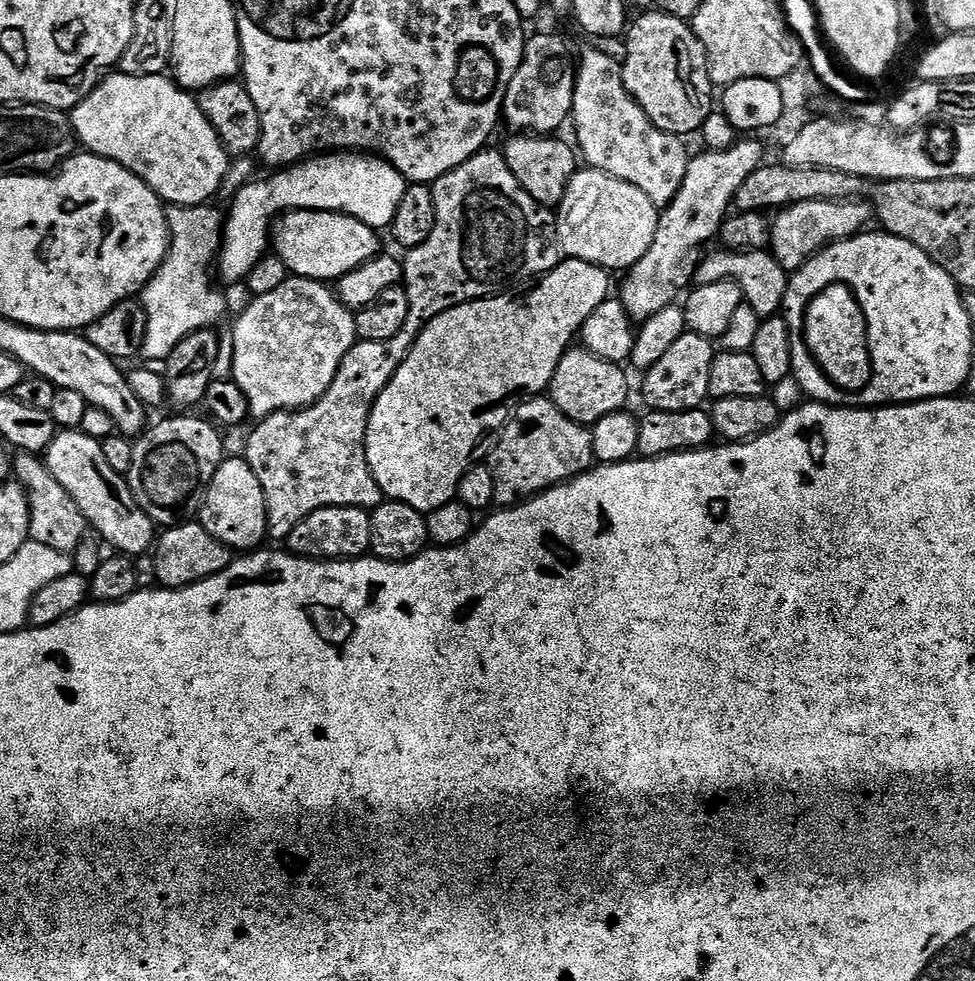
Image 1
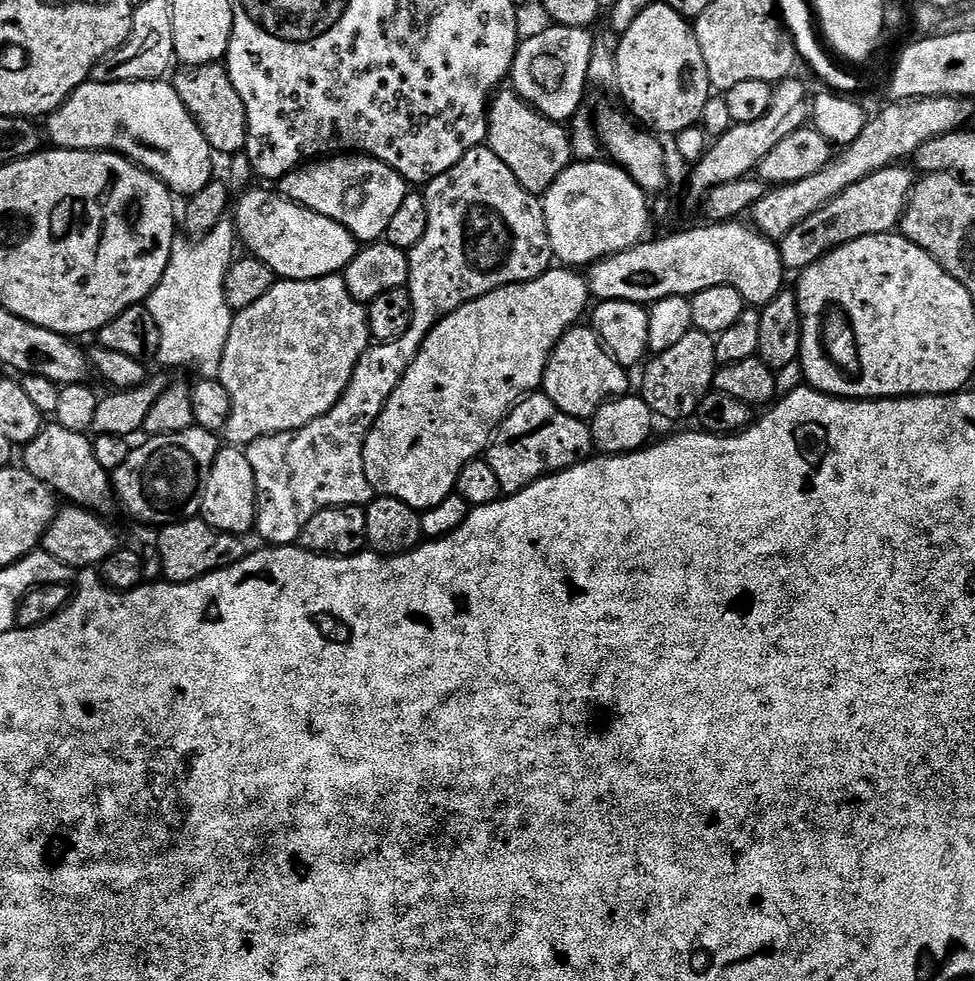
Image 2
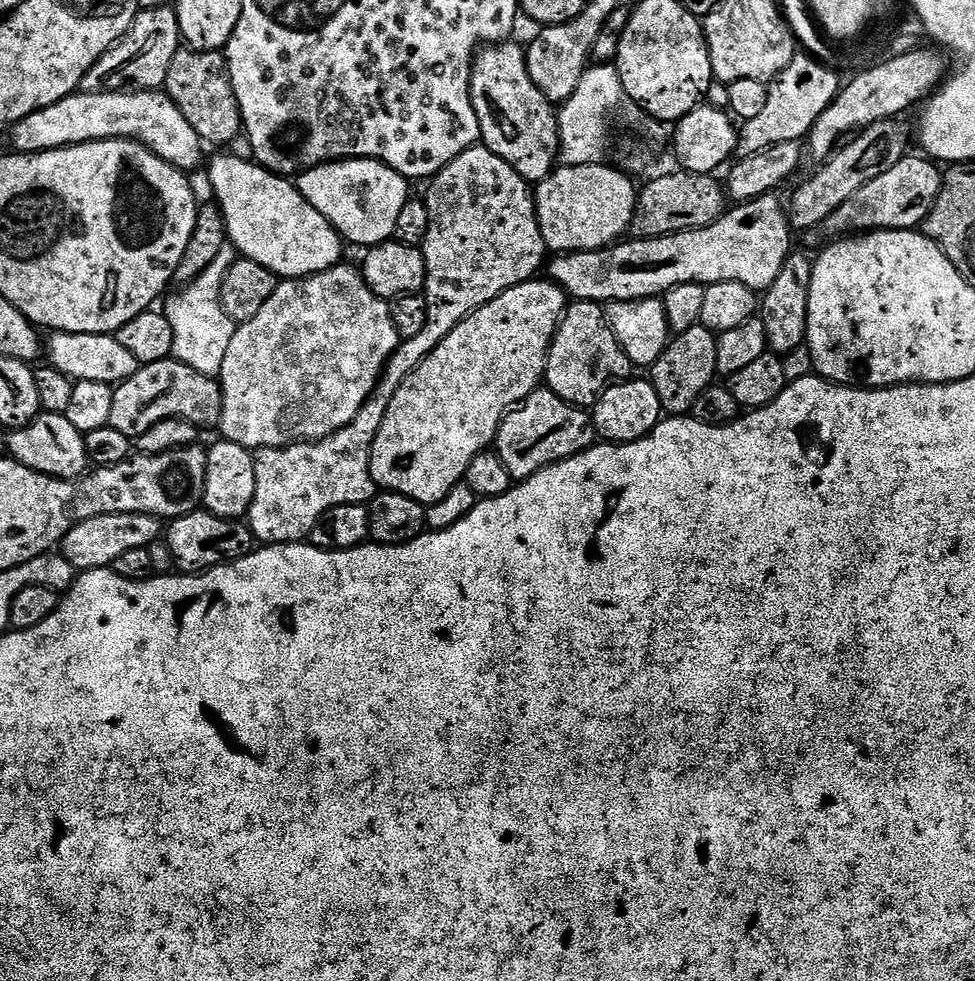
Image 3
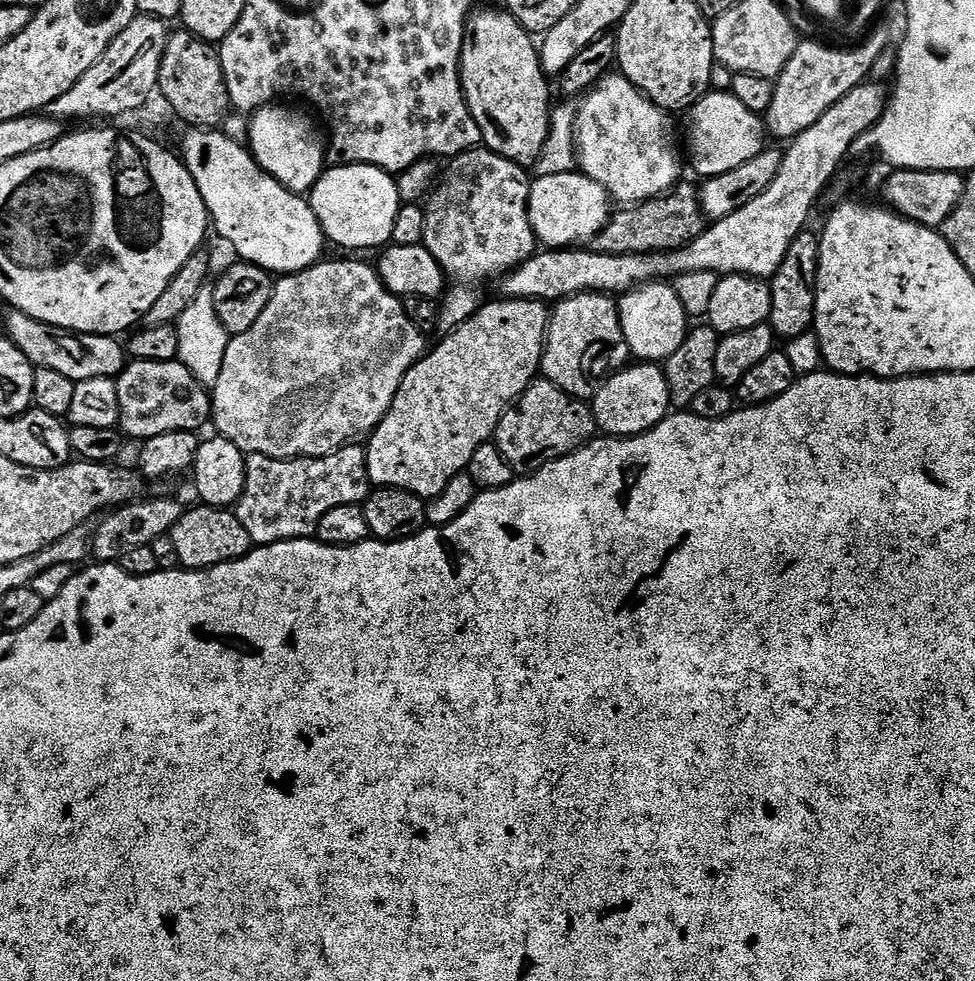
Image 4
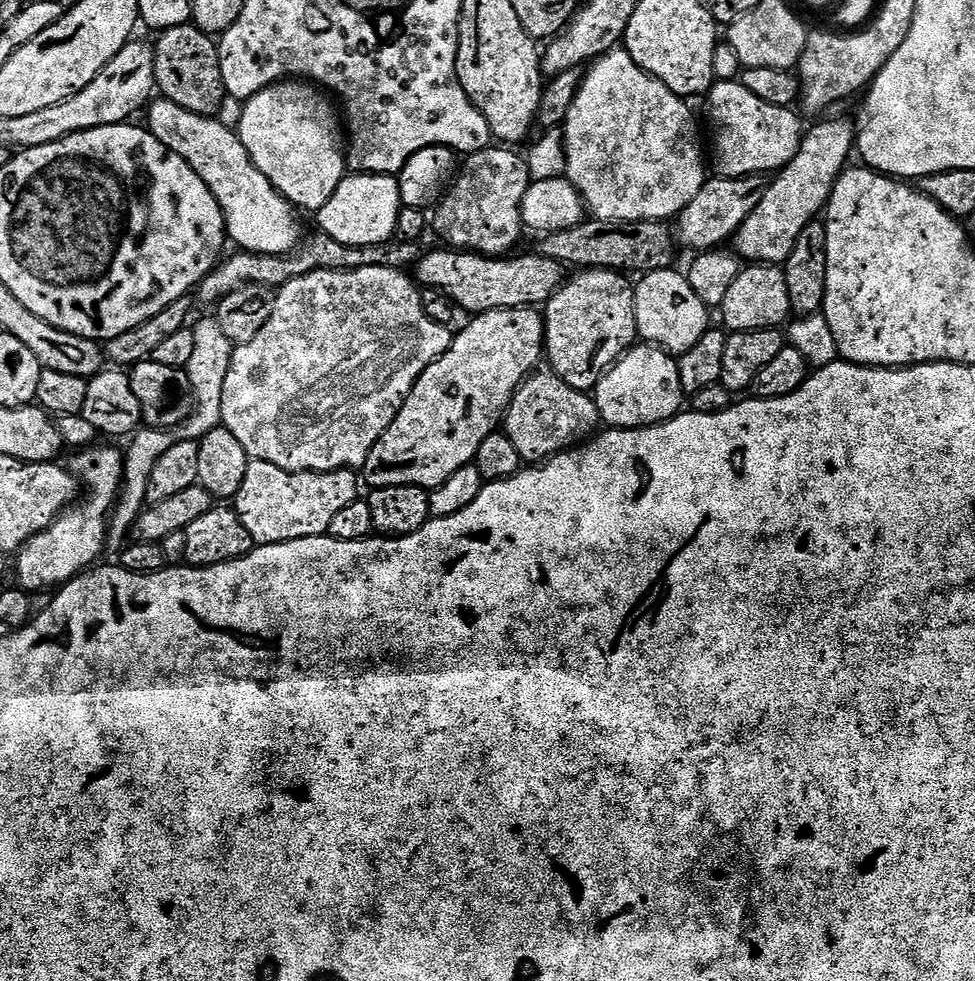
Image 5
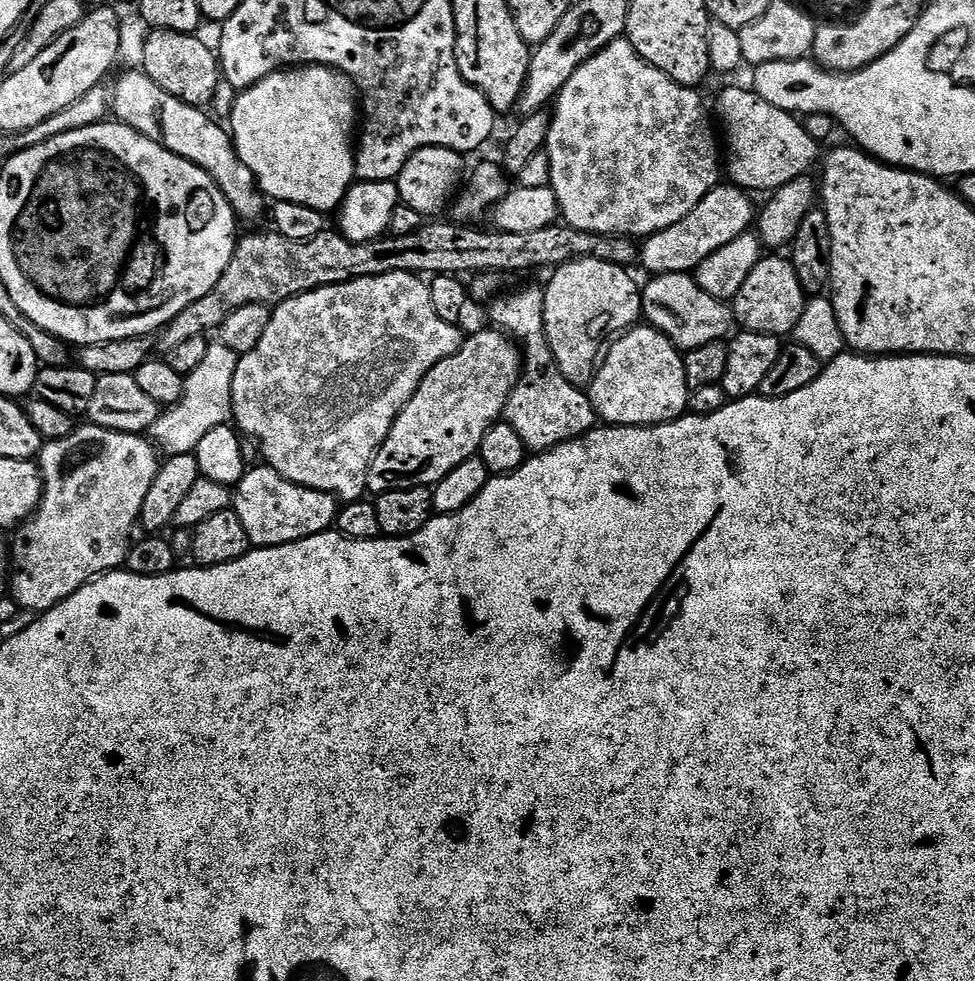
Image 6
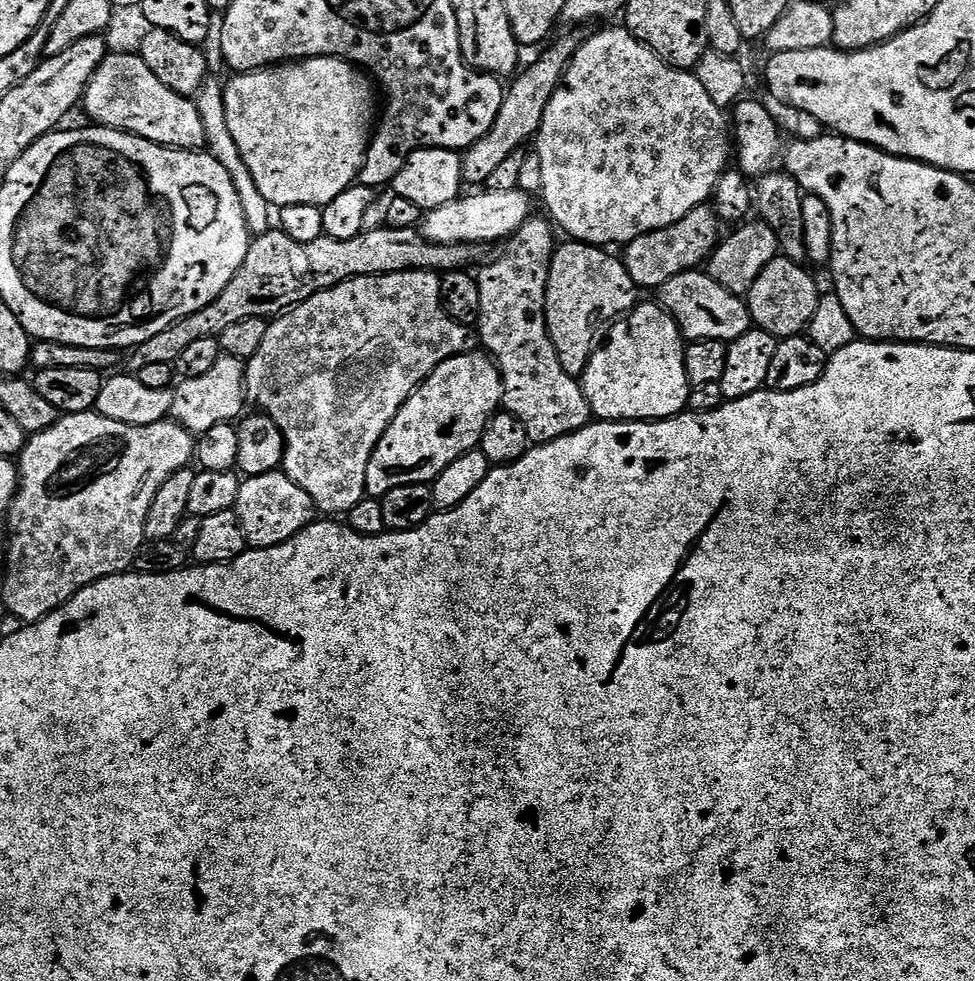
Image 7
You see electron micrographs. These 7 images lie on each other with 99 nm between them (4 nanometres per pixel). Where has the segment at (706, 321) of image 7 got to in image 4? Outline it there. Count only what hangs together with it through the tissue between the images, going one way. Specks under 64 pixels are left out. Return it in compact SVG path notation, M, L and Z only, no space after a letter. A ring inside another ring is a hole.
M668 282L642 284L619 297L622 334L629 353L640 362L663 362L682 346L690 331L690 318L678 299L675 287Z

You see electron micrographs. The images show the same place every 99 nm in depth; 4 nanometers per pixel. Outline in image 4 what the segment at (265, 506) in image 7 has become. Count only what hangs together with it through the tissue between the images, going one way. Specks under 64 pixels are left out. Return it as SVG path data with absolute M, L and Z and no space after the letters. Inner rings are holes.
M345 446L329 456L306 456L295 460L275 460L269 456L248 456L246 459L246 486L234 506L236 517L246 526L253 545L277 544L283 540L302 540L316 531L322 514L343 504L363 505L368 498L368 454L363 447Z

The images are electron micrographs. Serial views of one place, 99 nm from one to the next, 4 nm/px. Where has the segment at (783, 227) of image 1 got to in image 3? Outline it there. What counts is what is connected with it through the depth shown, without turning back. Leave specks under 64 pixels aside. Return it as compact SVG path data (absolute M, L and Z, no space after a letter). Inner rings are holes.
M923 154L903 156L898 163L890 166L890 170L886 170L886 174L878 174L874 182L866 182L862 190L846 198L846 202L842 202L842 206L838 206L838 210L826 218L826 222L803 233L802 240L810 247L819 249L820 240L835 242L865 232L906 232L919 229L930 210L934 210L934 202L938 202L943 185L944 172L937 161Z

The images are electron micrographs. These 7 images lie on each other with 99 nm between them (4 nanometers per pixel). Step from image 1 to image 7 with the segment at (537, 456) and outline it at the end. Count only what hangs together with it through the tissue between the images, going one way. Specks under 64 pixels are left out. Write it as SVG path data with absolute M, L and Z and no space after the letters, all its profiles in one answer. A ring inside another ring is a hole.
M538 216L531 217L518 229L518 231L516 231L515 235L507 241L506 247L508 248L502 258L500 260L499 258L496 258L489 261L487 266L481 267L476 274L477 284L479 286L479 318L476 323L476 332L479 341L481 338L484 344L482 345L483 349L492 356L493 360L496 361L497 368L500 369L504 386L502 401L503 409L522 422L522 426L525 426L526 428L528 441L533 445L548 444L550 441L557 440L562 436L568 436L570 433L574 433L578 429L584 428L592 418L591 408L585 397L584 389L575 377L566 374L565 368L561 364L560 356L557 354L556 347L554 347L552 339L549 338L548 327L545 324L545 292L546 286L548 285L550 262L552 261L552 256L556 249L556 241L554 242L552 232L554 233L554 230L550 224L548 226L544 221L538 219Z

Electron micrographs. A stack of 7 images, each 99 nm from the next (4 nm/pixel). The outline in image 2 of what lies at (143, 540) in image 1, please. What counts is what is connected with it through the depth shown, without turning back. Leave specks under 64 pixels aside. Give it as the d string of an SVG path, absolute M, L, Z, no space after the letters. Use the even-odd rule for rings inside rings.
M52 422L42 429L38 438L23 445L22 452L22 467L63 499L65 496L68 499L65 501L97 514L104 514L104 511L114 504L112 477L106 470L102 470L102 466L98 466L98 458L94 458L92 440L85 433L66 430L61 424Z

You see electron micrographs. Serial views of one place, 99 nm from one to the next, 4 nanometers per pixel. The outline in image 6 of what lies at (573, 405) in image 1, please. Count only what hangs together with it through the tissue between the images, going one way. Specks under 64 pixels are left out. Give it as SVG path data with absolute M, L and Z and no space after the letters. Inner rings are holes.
M582 258L561 264L549 275L552 277L543 289L545 336L562 374L571 384L591 385L598 357L605 347L604 339L611 332L627 332L641 319L644 306L642 288L628 272L631 271L622 264Z

